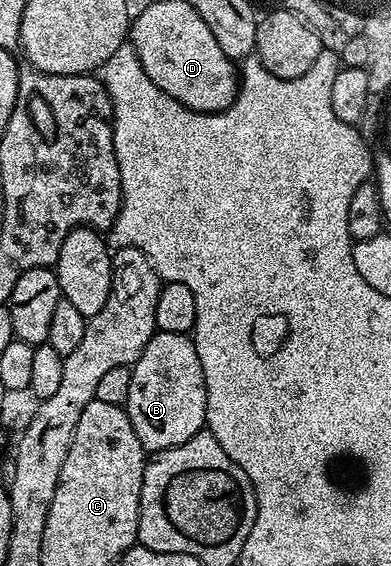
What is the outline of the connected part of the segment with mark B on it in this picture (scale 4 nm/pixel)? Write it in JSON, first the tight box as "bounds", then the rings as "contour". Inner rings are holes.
{"bounds":[126,330,206,454],"contour":[[[157,330],[146,342],[146,350],[131,365],[130,394],[126,411],[138,434],[138,442],[152,454],[164,448],[173,448],[198,434],[206,424],[206,378],[202,374],[202,362],[198,362],[198,350],[193,337],[188,334],[170,334]]]}

